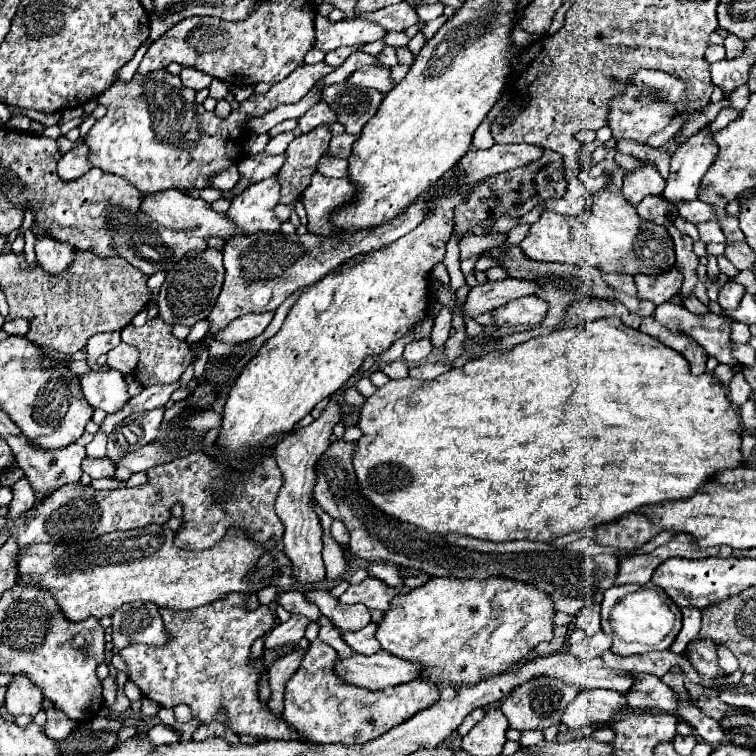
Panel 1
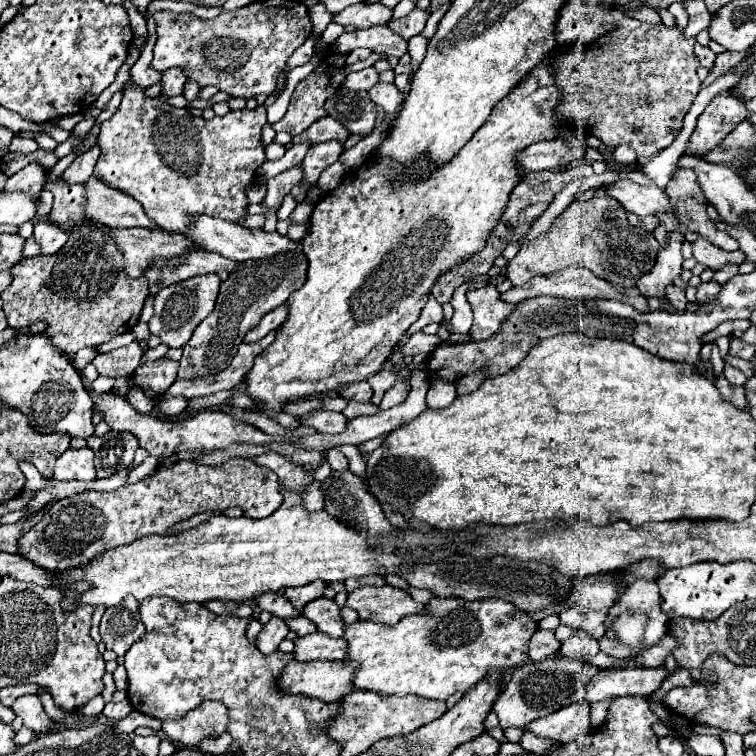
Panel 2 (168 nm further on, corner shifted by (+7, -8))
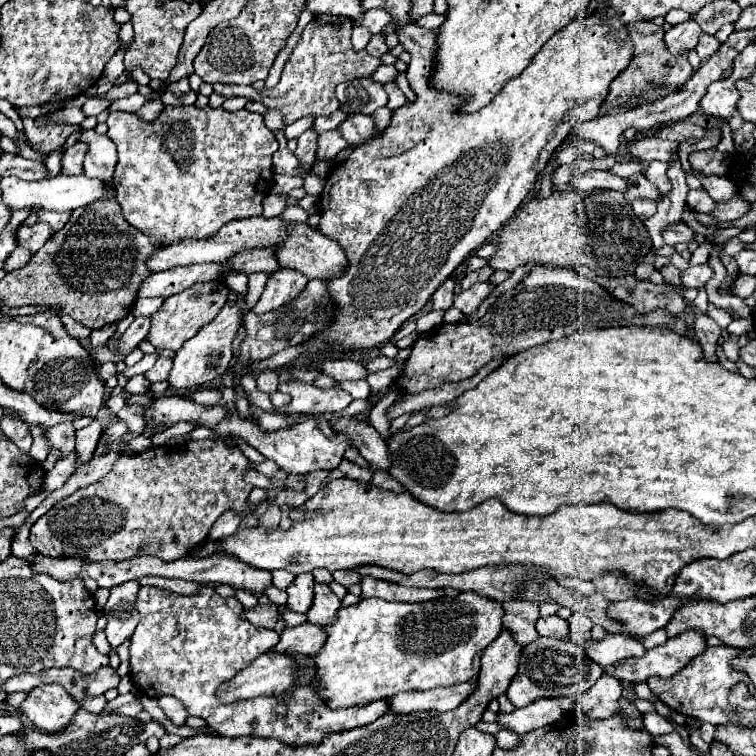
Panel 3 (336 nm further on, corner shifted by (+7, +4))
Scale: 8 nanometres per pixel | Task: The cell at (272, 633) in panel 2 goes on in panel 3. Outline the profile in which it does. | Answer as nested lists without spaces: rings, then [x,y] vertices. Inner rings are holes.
[[[273,602],[259,604],[253,610],[245,610],[243,616],[245,616],[245,620],[249,620],[257,628],[273,630],[275,624],[277,624],[277,620],[279,620],[279,608]]]

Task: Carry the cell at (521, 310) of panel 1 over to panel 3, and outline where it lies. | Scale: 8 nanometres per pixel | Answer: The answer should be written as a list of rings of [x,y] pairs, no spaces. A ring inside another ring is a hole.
[[[477,282],[473,284],[469,290],[463,290],[461,294],[455,296],[453,306],[459,308],[463,314],[473,316],[477,312],[477,308],[481,306],[481,302],[495,290],[493,282]]]

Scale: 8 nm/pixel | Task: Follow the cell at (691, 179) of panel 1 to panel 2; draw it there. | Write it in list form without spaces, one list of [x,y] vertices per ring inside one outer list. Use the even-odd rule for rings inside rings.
[[[725,90],[719,92],[705,112],[699,116],[697,126],[691,134],[687,154],[705,154],[715,148],[739,122],[748,118],[748,111],[741,96]]]

